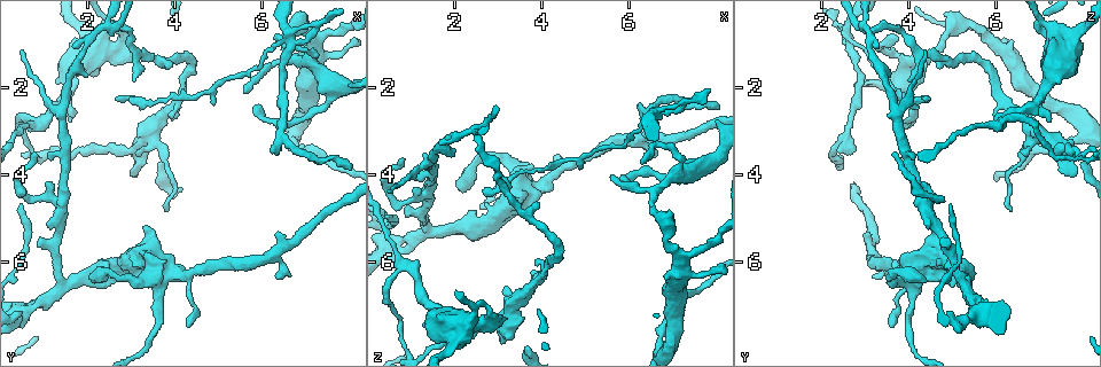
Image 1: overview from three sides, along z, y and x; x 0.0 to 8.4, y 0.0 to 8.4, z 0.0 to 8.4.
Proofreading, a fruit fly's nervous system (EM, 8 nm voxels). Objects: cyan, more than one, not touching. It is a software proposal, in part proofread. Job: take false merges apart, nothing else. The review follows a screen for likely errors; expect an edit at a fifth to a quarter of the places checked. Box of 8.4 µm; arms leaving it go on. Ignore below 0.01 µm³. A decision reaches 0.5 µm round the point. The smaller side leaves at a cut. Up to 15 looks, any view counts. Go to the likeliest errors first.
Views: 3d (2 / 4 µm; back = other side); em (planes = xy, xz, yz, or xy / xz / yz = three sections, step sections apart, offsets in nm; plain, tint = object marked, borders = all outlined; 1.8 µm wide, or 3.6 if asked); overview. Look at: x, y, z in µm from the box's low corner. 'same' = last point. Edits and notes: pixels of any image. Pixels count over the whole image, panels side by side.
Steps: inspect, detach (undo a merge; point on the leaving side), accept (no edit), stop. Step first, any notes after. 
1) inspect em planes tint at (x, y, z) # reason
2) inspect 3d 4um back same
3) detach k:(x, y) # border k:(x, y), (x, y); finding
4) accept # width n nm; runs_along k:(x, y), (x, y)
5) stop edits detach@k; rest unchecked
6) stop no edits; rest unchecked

inspect em planes tint at (2.50, 0.70, 3.05) # sharp bend

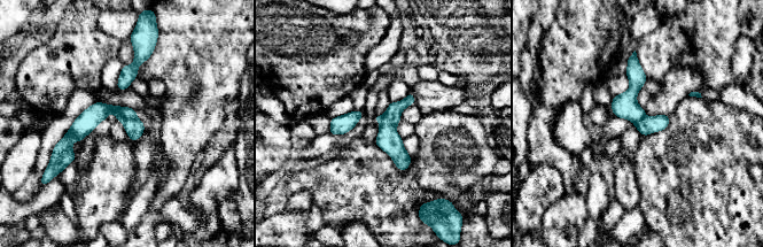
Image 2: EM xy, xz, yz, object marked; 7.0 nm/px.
detach 2:(134, 128) # part_leaving 2:(410, 98), (390, 121), (403, 167); a second neuron is stuck on

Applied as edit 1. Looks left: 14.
inspect overview # redraw

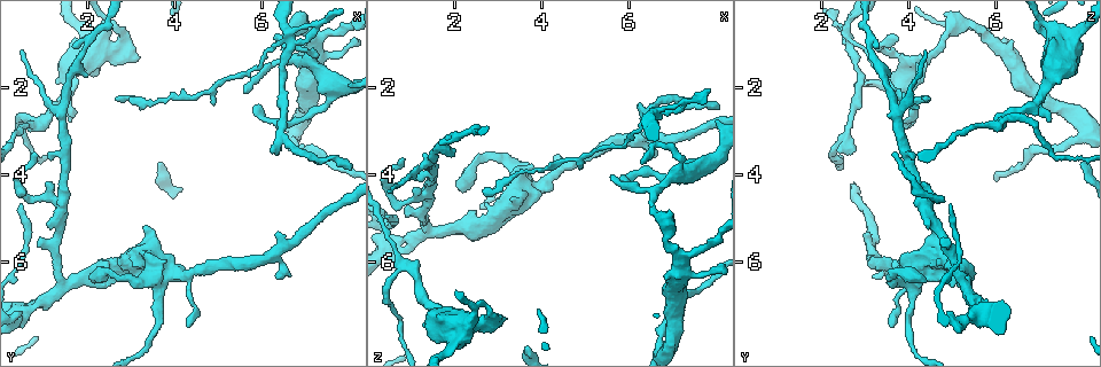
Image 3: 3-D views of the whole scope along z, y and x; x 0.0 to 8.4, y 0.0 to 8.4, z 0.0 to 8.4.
inspect 3d 4um back at (6.60, 1.40, 4.40) # branch point

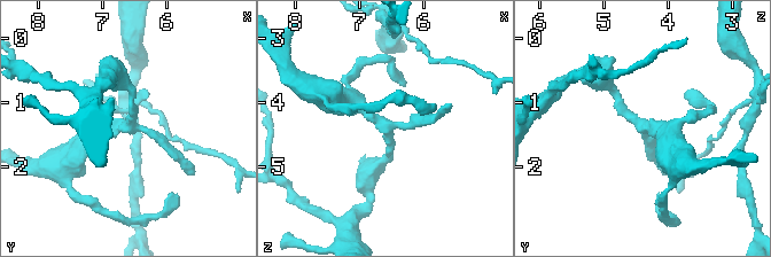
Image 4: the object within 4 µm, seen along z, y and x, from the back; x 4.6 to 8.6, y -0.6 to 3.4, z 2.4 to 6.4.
inspect em yz step 16 tint at (6.55, 1.40, 4.40) # arms 3; shape alone is not enough

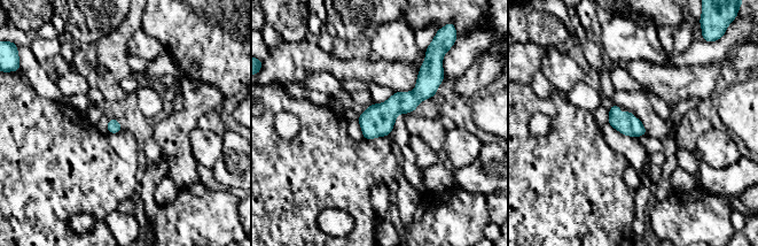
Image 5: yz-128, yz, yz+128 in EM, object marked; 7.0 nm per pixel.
inspect em planes borders same # cut it another way

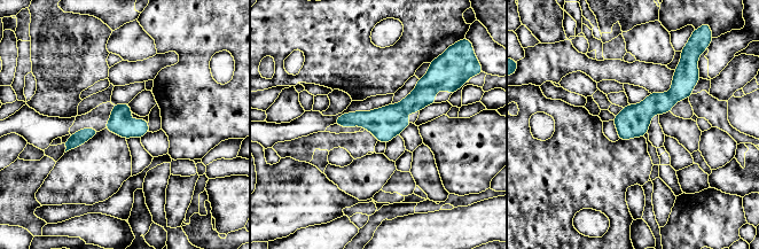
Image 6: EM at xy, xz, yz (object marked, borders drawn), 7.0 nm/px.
accept # runs_along 6:(431, 84), (392, 119), (339, 121); all the same neuron

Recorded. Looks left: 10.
inspect em planes tint at (1.55, 1.95, 7.15) # sudden change in width

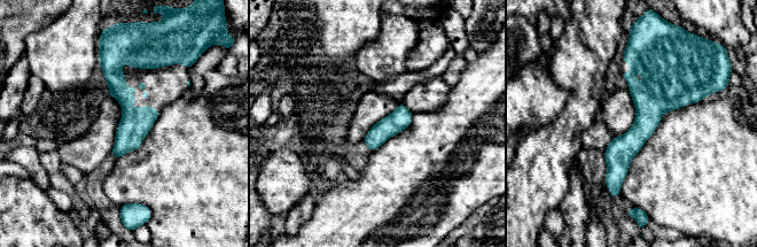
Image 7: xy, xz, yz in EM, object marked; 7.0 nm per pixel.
accept # runs_along 7:(115, 54), (127, 107), (116, 154); all the same neuron

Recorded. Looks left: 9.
stop edits detach@2; rest unchecked

